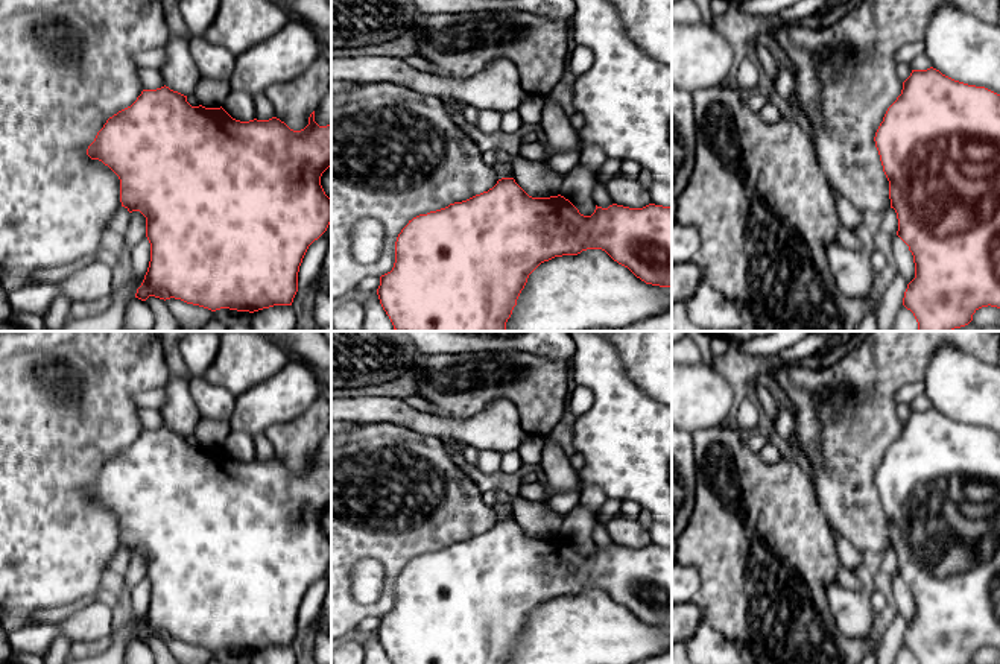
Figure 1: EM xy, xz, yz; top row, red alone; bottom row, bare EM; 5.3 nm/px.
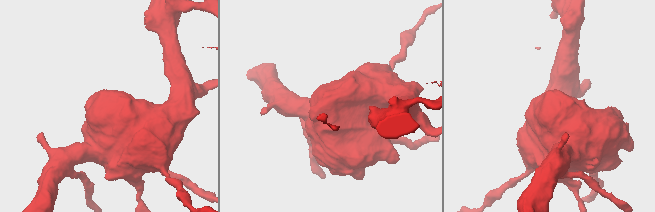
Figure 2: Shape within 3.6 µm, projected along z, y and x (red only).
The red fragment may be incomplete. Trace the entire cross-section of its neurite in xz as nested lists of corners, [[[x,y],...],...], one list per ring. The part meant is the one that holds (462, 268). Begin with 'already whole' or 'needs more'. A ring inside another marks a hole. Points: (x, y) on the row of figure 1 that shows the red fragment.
already whole; [[[502,178],[488,191],[409,220],[397,237],[394,267],[380,277],[377,295],[395,331],[506,331],[529,275],[544,261],[587,249],[605,251],[646,284],[672,287],[672,207],[596,205],[591,216],[584,216],[561,194],[532,198],[514,178]]]

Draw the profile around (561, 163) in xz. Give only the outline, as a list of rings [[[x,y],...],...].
[[[581,152],[553,153],[546,164],[558,175],[567,175],[576,164],[581,163]]]

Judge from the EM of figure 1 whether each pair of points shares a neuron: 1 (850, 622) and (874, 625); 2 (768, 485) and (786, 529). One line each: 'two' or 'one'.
1: one
2: one

